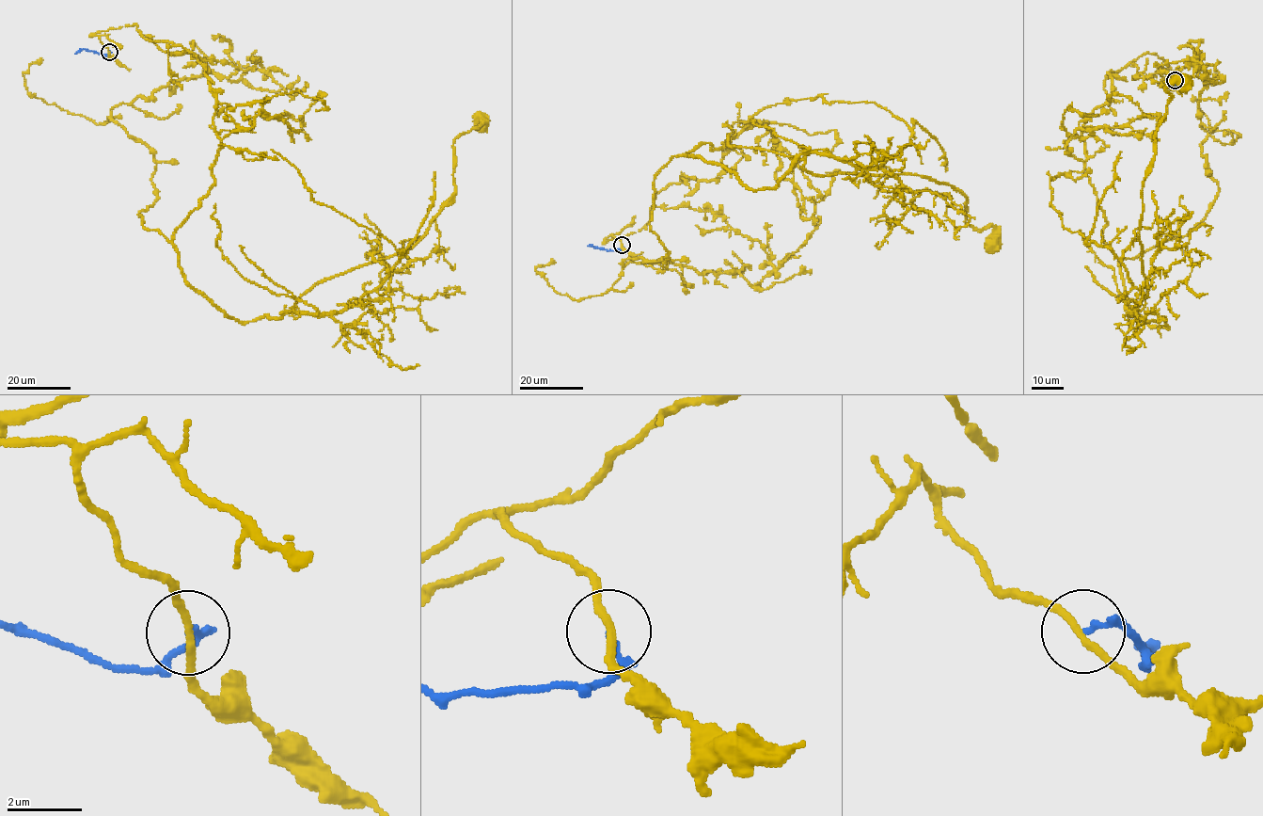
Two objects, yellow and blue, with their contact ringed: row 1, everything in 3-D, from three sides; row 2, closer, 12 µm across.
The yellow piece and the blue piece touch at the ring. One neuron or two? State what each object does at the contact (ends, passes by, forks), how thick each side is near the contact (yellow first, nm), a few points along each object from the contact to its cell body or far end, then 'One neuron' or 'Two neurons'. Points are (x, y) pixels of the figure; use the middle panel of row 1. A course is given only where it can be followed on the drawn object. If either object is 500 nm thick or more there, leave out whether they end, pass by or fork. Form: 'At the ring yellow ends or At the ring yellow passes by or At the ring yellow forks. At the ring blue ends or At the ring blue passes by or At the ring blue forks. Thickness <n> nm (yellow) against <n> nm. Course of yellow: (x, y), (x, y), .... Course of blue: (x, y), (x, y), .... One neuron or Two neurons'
At the ring yellow passes by. At the ring blue ends. Thickness 190 nm (yellow) against 150 nm. Course of yellow: (622, 245), (663, 189), (717, 179), (733, 136), (685, 155), (752, 188), (804, 153), (927, 177), (993, 246). Course of blue: (622, 245), (622, 248), (618, 249), (607, 250), (588, 246). Two neurons

